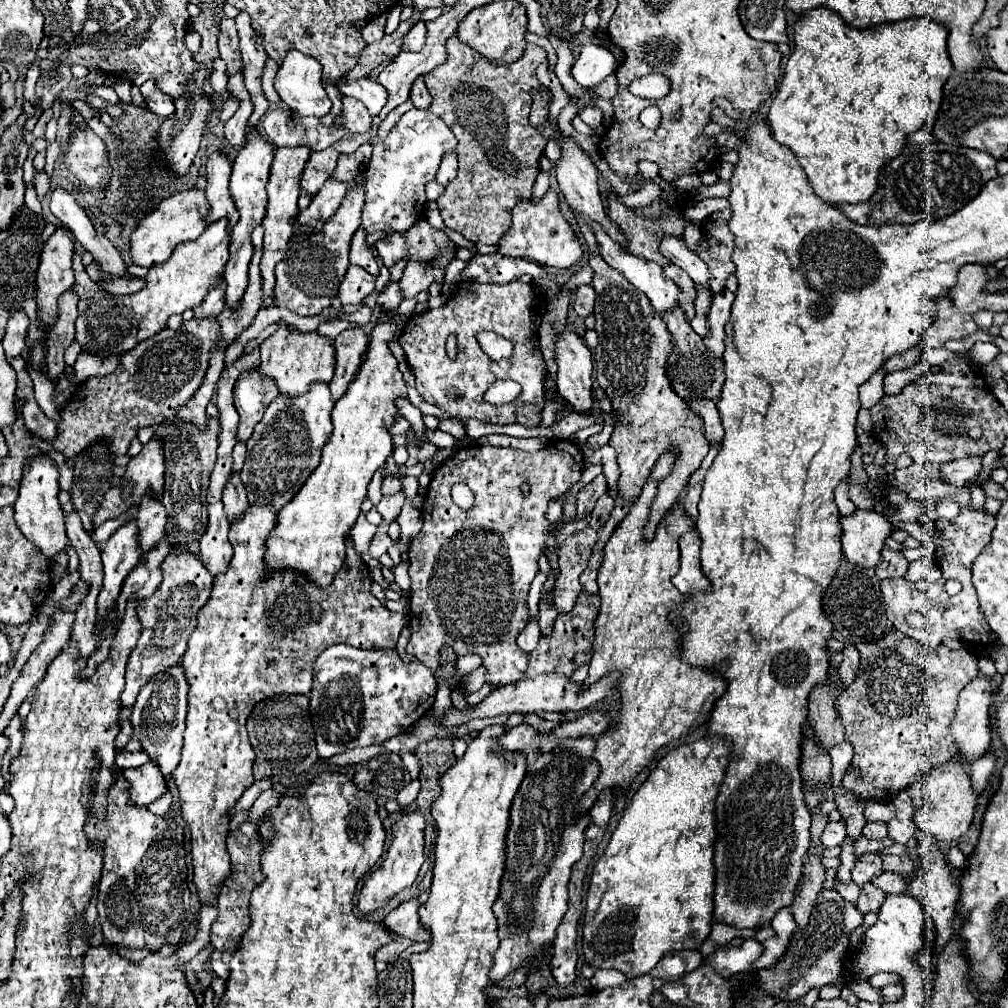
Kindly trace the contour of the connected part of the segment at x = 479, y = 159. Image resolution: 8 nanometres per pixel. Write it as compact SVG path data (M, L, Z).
M451 36L447 40L447 62L429 74L425 74L427 90L433 98L429 112L437 114L457 136L457 158L459 158L459 174L457 178L445 188L443 196L439 196L437 206L441 210L443 222L461 232L471 242L483 242L483 244L497 244L499 236L507 232L507 224L511 222L511 208L517 204L517 200L525 200L531 196L533 182L539 174L539 158L545 152L547 138L539 132L537 126L529 122L533 96L531 90L547 90L537 80L536 69L546 59L546 55L535 55L535 48L531 44L525 46L525 52L519 60L511 64L497 64L493 60L487 60L477 50L463 44L457 36Z

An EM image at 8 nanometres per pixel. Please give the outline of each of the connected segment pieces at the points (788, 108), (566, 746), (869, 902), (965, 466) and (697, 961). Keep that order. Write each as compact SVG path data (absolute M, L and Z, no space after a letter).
M819 8L819 10L811 10L807 12L803 18L797 20L795 24L795 48L787 60L785 72L783 72L783 80L781 80L781 88L777 92L777 96L773 98L771 106L769 106L769 122L771 122L771 130L777 142L791 146L791 150L795 152L799 164L803 166L811 188L815 190L815 194L819 198L823 198L827 204L839 208L841 204L859 204L859 202L867 202L873 192L877 190L877 180L879 180L879 172L881 168L887 164L887 160L899 156L899 152L903 152L903 148L909 144L907 138L909 134L925 128L929 122L933 122L939 114L939 106L941 106L941 94L943 94L943 84L947 82L947 78L953 72L949 54L947 54L947 28L943 24L933 22L931 18L911 18L911 20L901 20L901 22L891 22L891 24L879 24L867 30L851 30L849 26L843 24L843 20L827 10L827 8Z
M593 736L565 738L555 750L537 756L537 760L527 770L527 776L519 788L519 796L515 796L515 804L511 806L511 832L507 834L509 840L507 876L503 876L503 888L499 892L499 900L495 902L495 916L499 920L501 944L493 954L491 982L499 982L503 976L511 974L527 960L533 964L535 958L541 956L541 948L555 938L555 930L563 914L567 912L567 882L573 864L583 854L585 830L591 824L589 814L575 816L573 808L601 774L599 764L593 758L595 746L597 746L597 738Z
M863 884L857 900L857 908L861 914L869 914L869 912L877 914L883 906L883 900L885 900L885 894L879 888L875 888L873 884Z
M963 458L941 464L941 480L953 488L963 488L981 470L981 458Z
M681 950L679 956L687 962L687 970L685 972L693 972L695 968L699 968L703 964L703 956L699 950Z

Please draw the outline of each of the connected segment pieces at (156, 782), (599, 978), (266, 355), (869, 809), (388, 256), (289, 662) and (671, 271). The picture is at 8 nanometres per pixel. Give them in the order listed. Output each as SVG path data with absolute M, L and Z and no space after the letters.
M145 762L139 768L123 770L123 776L131 782L131 802L133 804L147 806L169 792L167 780L165 780L159 764Z
M597 970L595 972L595 976L591 978L591 986L595 988L595 990L603 990L603 988L607 988L607 986L619 986L619 984L623 984L623 982L627 982L625 980L627 976L621 972L617 972L617 970Z
M283 320L277 322L277 330L261 344L261 372L265 376L271 376L277 382L277 388L281 394L287 396L299 396L307 392L309 384L315 380L331 382L335 374L335 346L329 336L313 332L301 332L301 330L289 330Z
M869 800L867 806L865 806L865 818L867 822L877 822L877 820L883 820L883 822L889 822L893 816L895 816L897 808L891 800L887 802L879 802L879 800Z
M427 220L415 222L405 234L389 234L377 240L377 252L387 268L397 260L433 260L439 254L439 246L451 246L451 240L431 228Z
M251 504L239 518L231 522L229 540L233 544L233 558L227 572L219 574L213 584L209 602L197 614L197 628L189 638L187 652L183 654L183 666L189 682L189 712L187 730L183 738L181 762L173 772L173 780L181 796L181 814L191 828L191 854L195 884L203 904L215 904L219 884L229 874L229 854L225 848L225 838L229 830L227 812L241 798L243 790L251 786L253 774L251 766L255 760L255 750L247 740L245 720L253 706L275 694L309 694L313 686L313 664L325 648L333 644L349 644L355 648L393 648L397 644L399 632L405 626L405 616L387 610L371 594L371 576L365 572L365 562L355 550L351 536L347 534L345 546L347 556L341 572L335 574L327 588L317 586L299 570L275 570L271 572L265 564L265 542L277 524L277 510L271 504Z
M665 264L663 266L663 276L671 278L675 284L679 284L683 288L683 292L687 292L691 298L695 298L695 284L693 280L687 276L687 272L683 272L679 266L675 264Z

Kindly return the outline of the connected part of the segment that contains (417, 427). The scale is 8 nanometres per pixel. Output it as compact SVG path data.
M399 398L399 410L401 410L401 416L405 416L411 422L411 430L415 432L415 438L419 442L417 446L421 448L423 442L427 440L427 432L425 432L425 424L423 424L423 414L407 398Z

